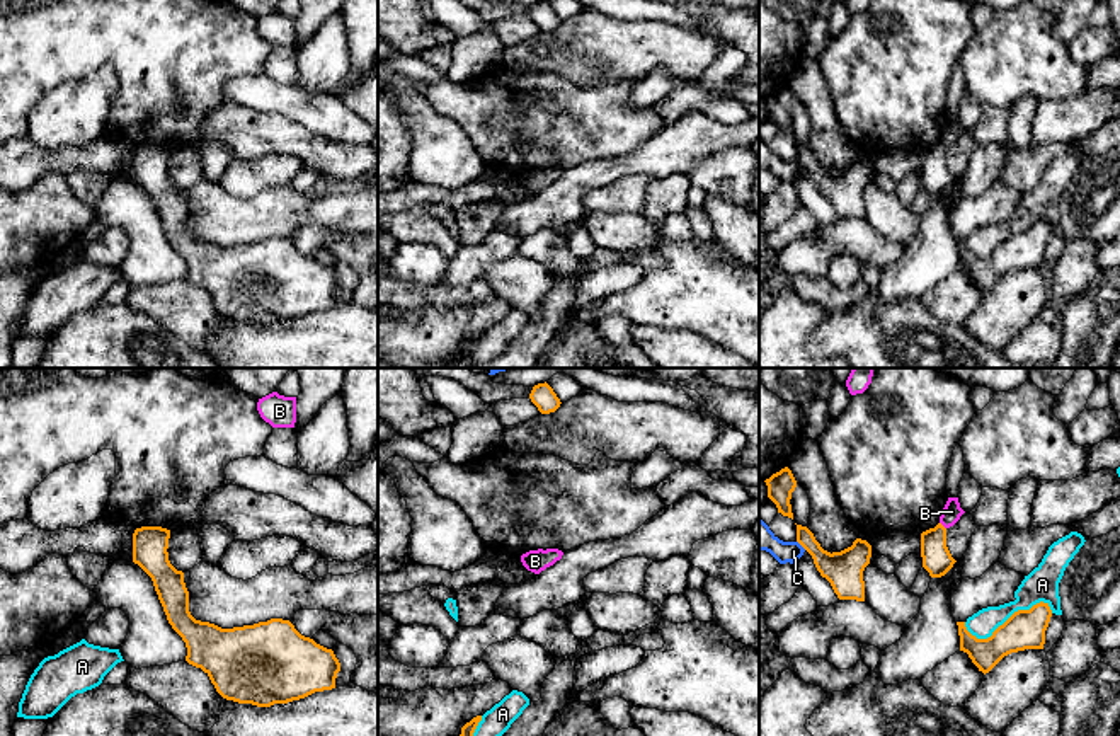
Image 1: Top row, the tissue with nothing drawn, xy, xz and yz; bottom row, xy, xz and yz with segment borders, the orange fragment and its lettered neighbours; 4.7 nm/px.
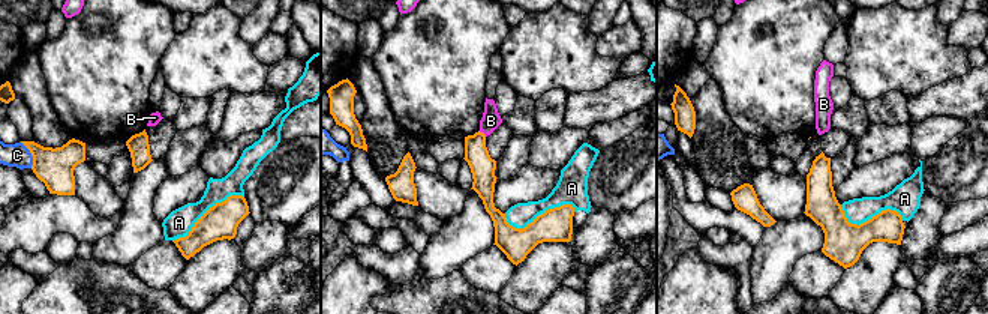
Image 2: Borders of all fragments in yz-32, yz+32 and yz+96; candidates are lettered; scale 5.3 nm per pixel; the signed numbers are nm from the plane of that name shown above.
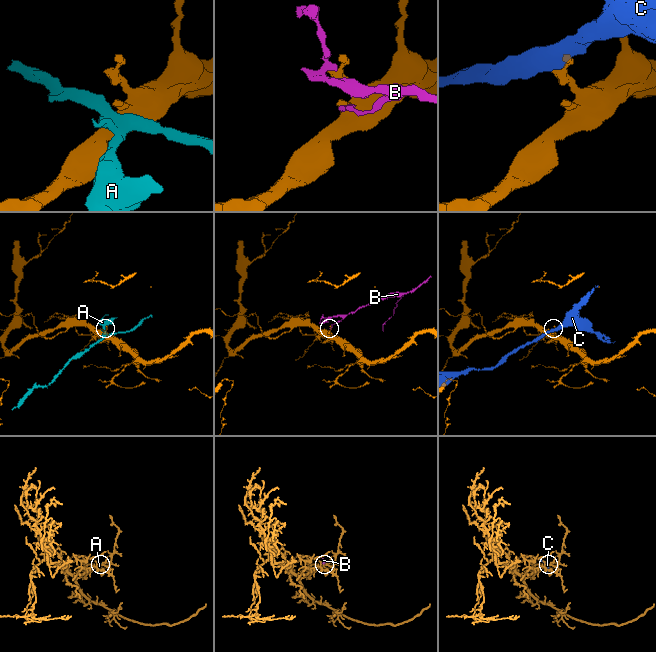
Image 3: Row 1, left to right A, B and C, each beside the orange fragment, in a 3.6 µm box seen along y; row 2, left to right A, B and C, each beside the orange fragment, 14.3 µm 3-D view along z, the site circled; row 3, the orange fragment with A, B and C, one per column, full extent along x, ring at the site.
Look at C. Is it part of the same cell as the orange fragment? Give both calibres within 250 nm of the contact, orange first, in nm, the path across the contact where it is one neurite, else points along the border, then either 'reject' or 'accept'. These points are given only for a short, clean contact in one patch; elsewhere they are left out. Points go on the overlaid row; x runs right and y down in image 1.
calibres 180 and 120 nm; border yz (797, 540), (805, 549); reject

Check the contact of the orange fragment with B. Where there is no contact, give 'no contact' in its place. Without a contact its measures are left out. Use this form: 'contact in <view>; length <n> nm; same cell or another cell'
contact in yz; length 50 nm; another cell

